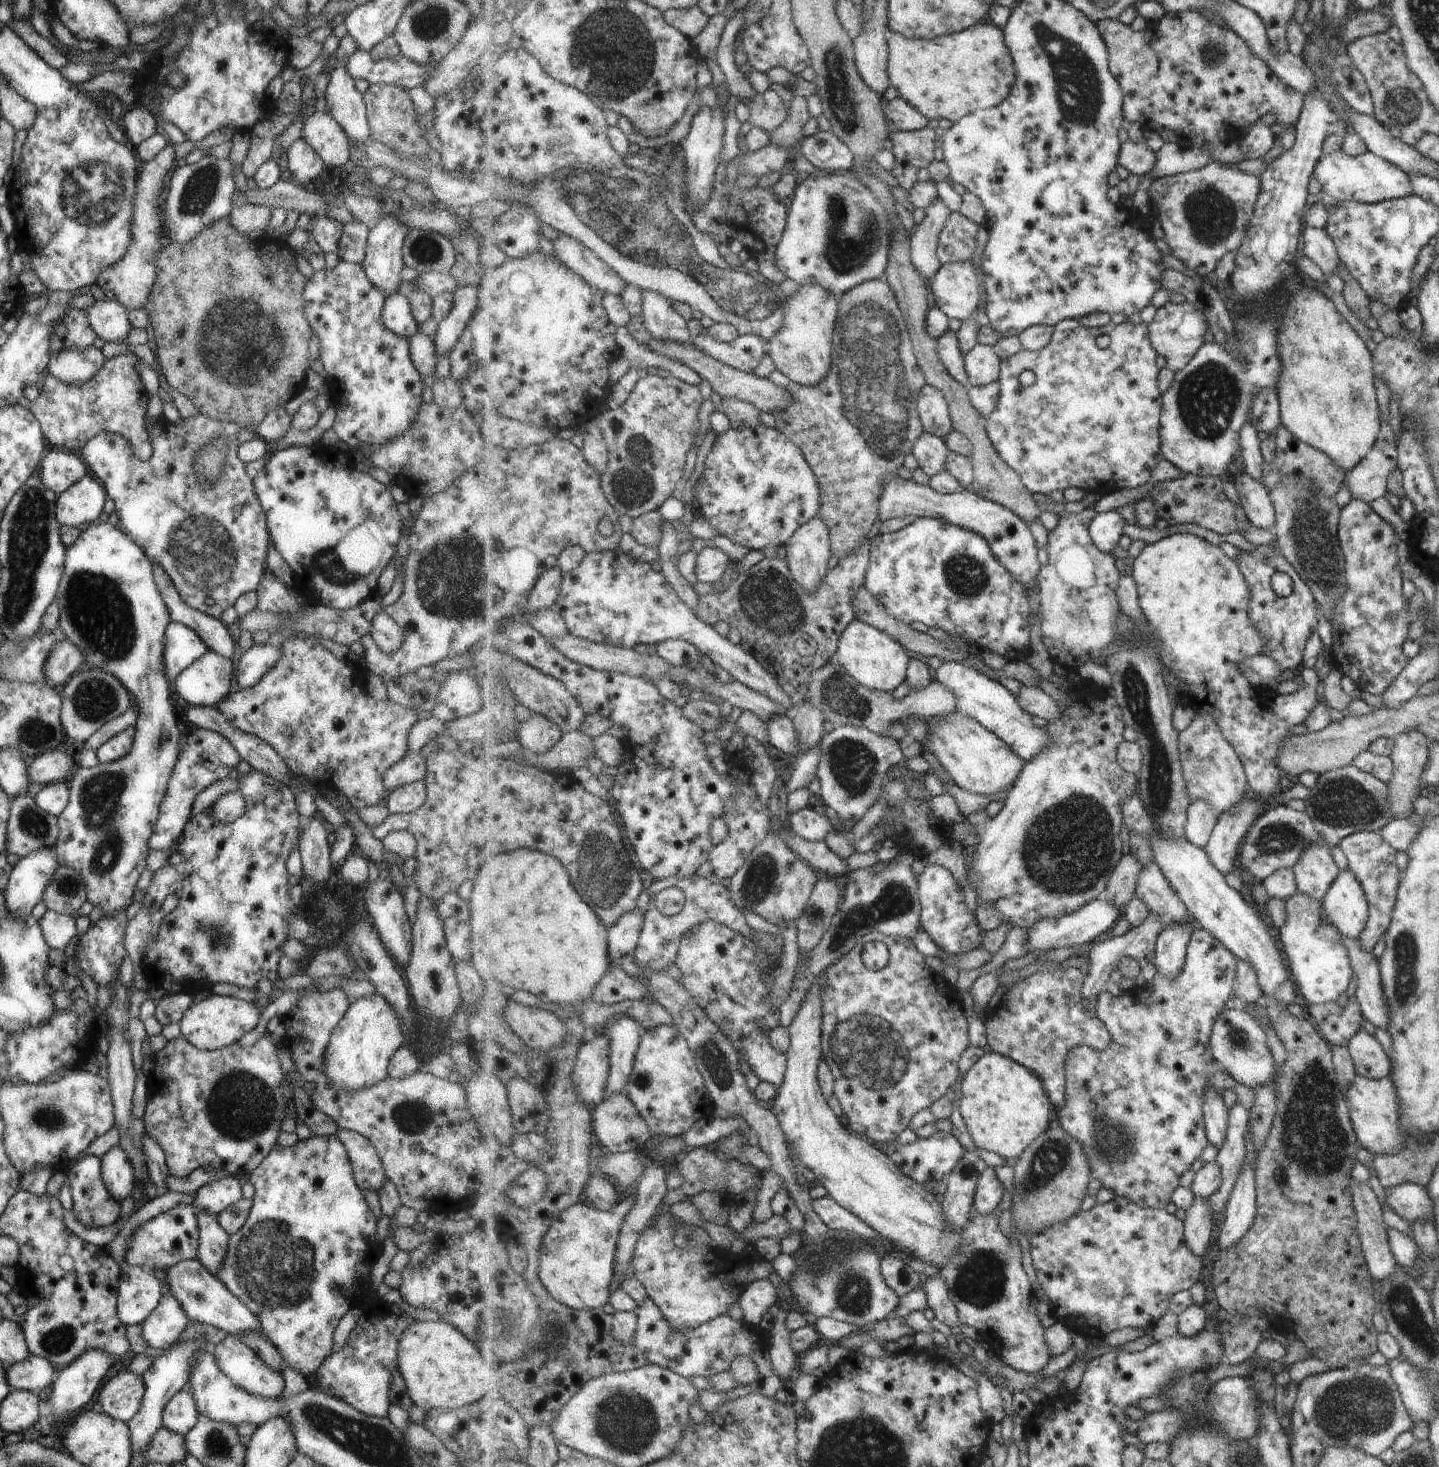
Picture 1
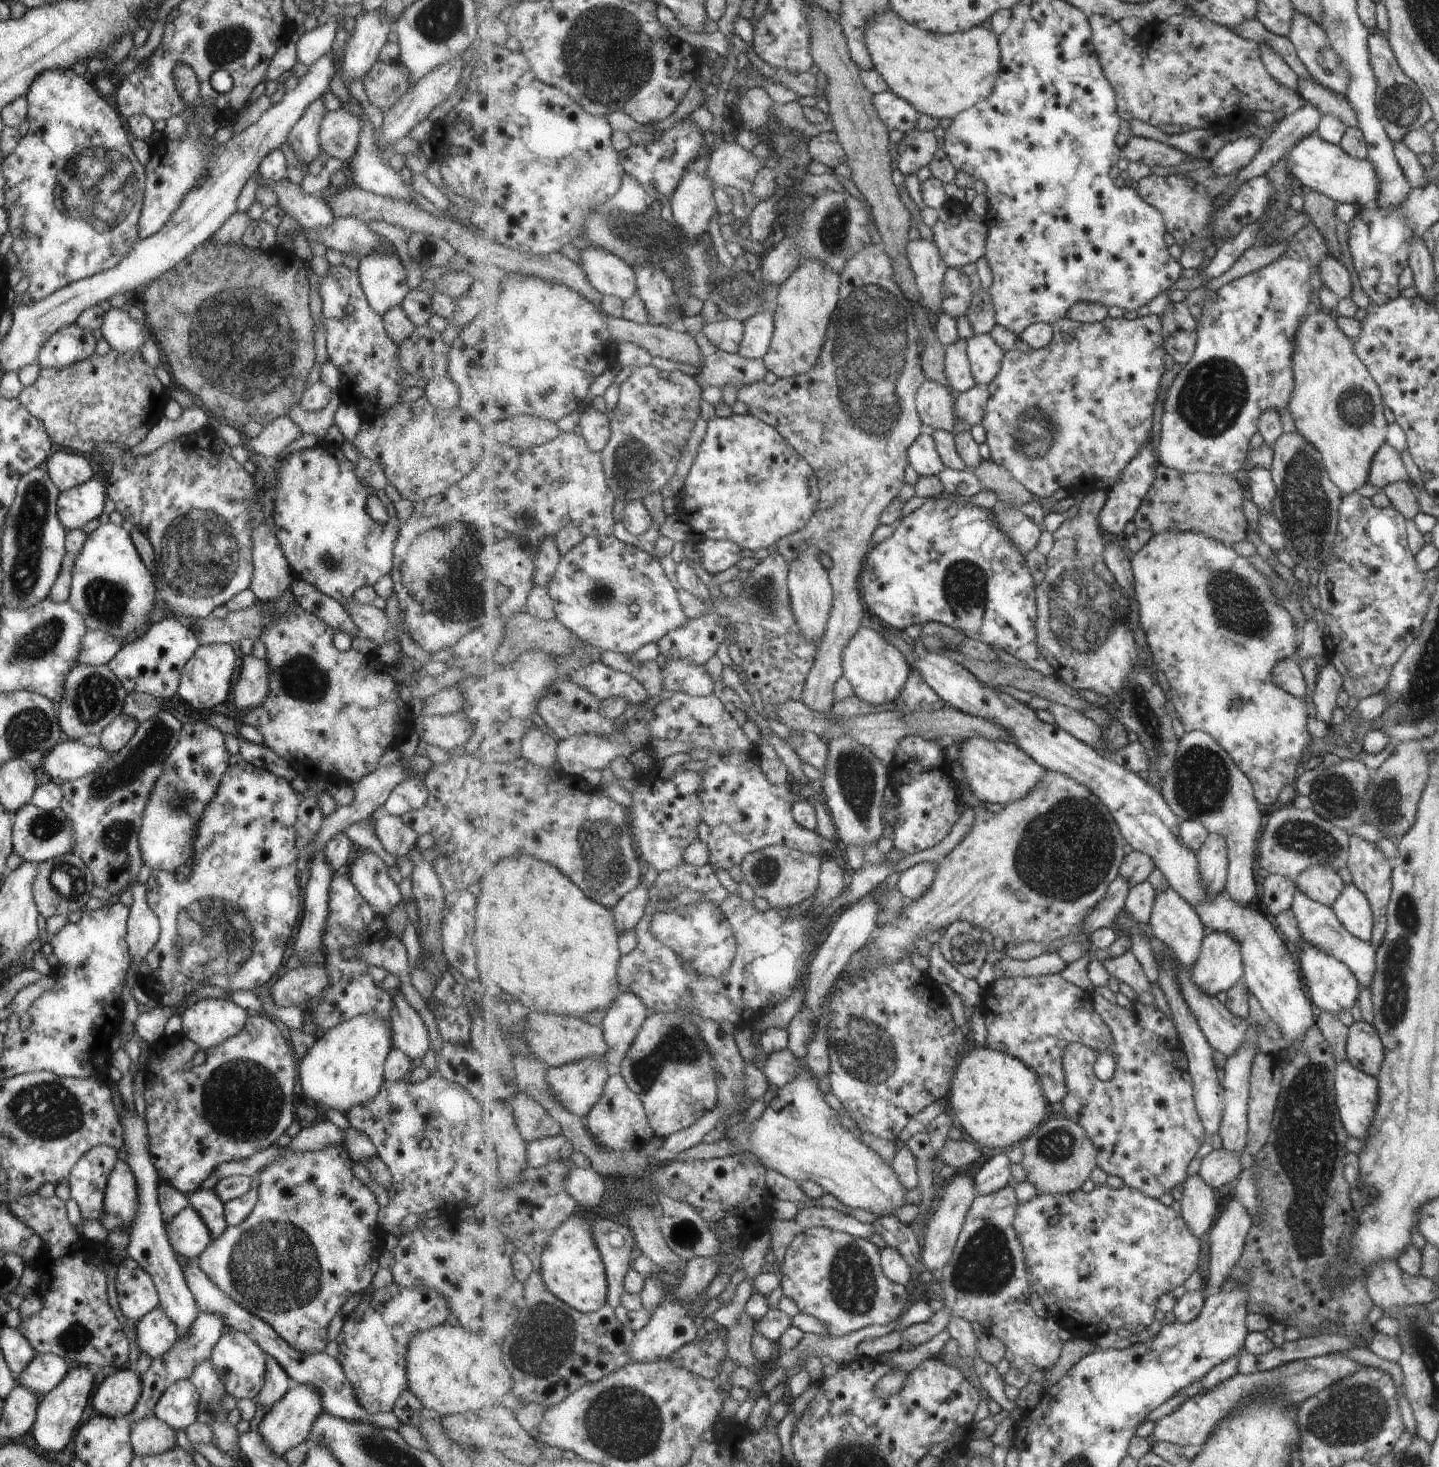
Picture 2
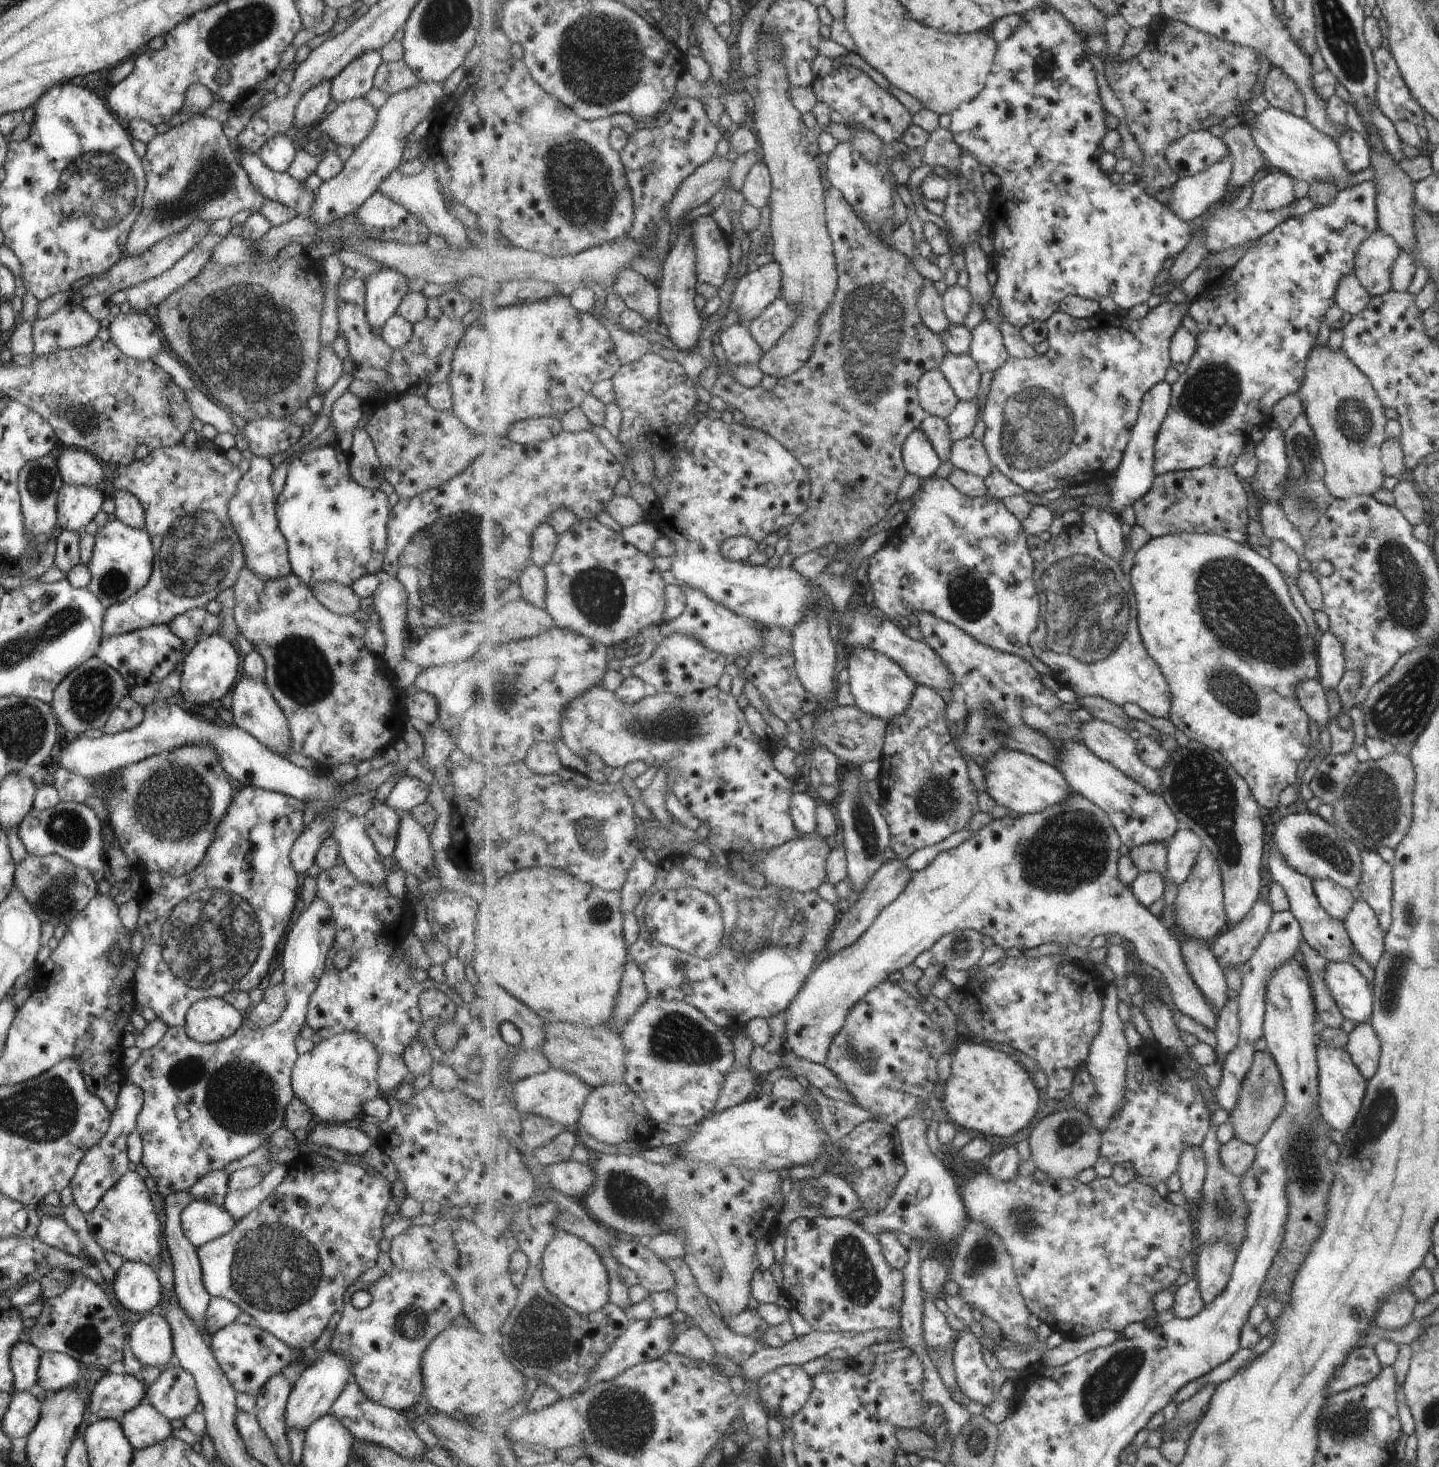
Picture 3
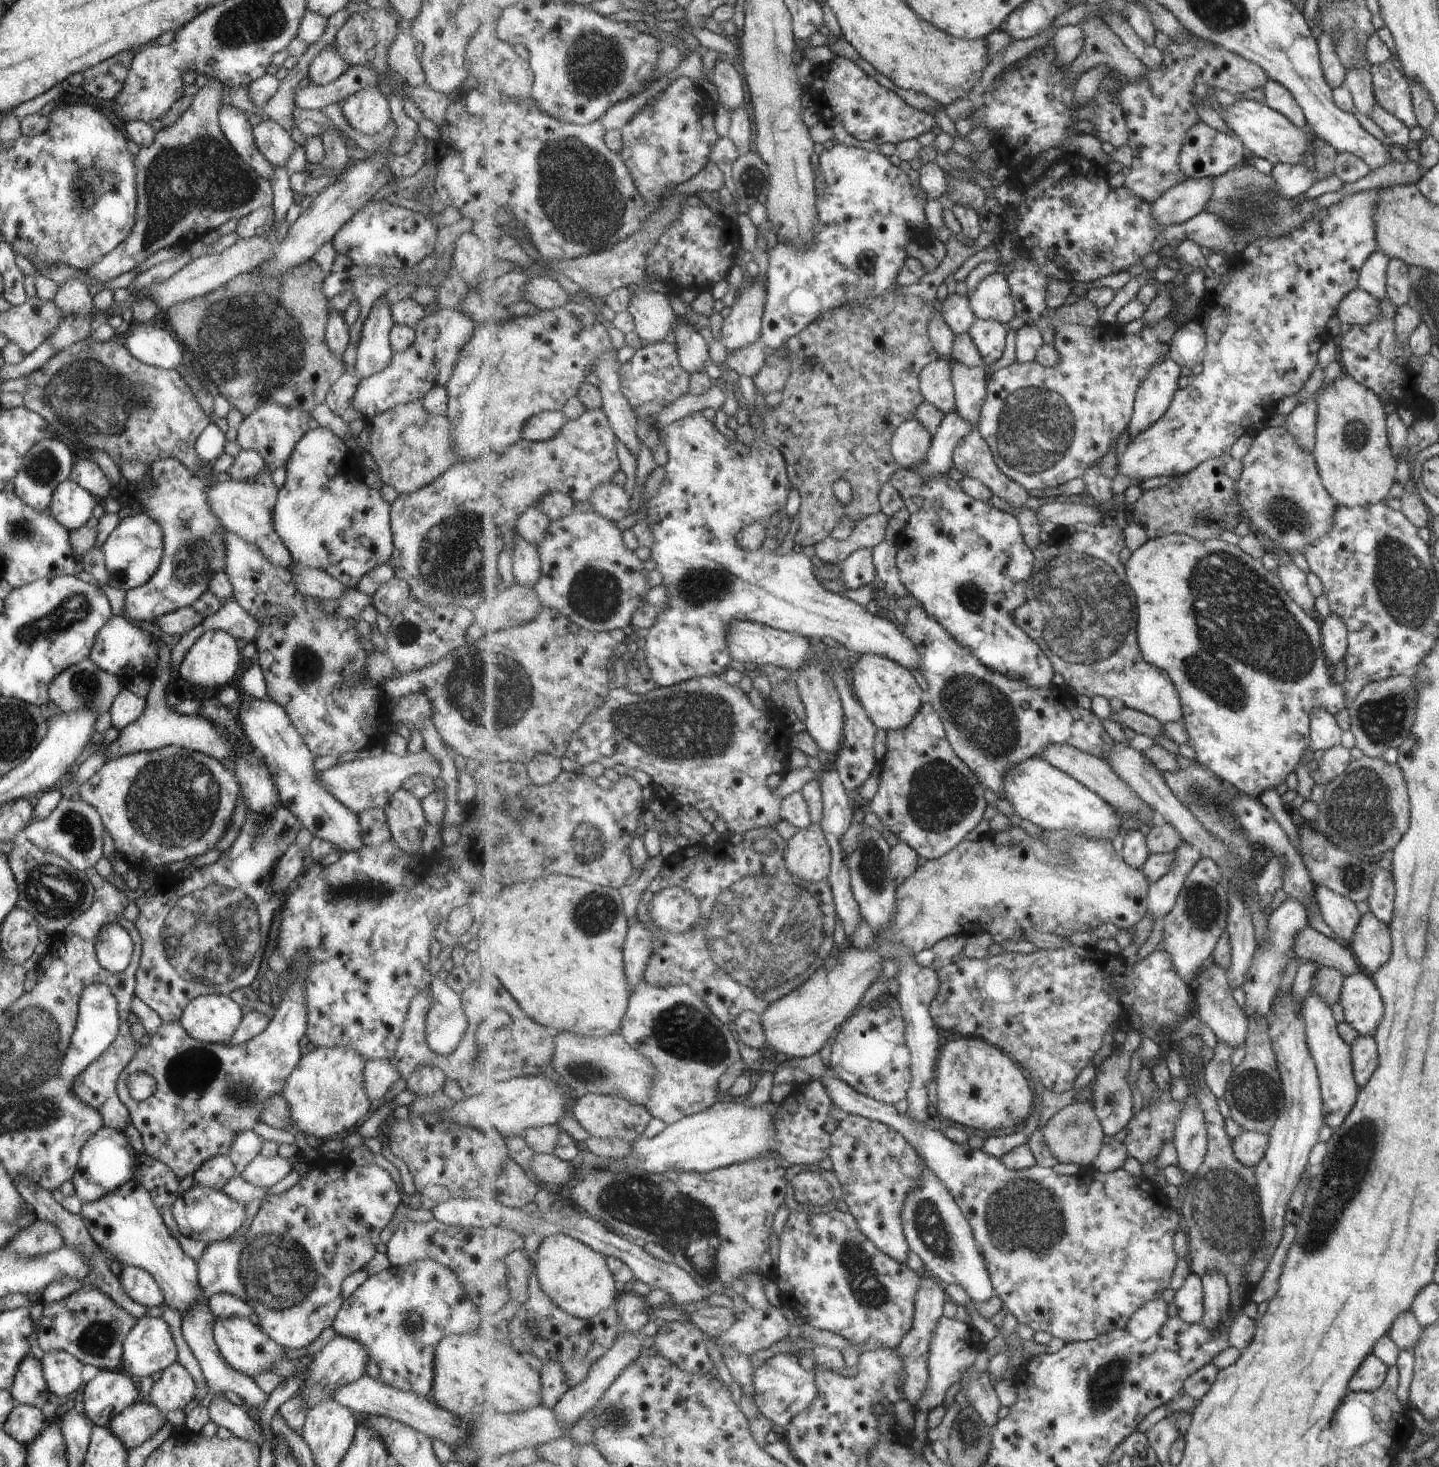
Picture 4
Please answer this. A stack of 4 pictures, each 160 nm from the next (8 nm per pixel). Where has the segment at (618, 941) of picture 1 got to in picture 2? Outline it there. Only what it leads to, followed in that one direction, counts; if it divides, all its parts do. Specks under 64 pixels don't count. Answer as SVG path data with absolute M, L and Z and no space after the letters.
M641 882L636 889L628 892L612 910L614 921L620 934L633 931L645 916L648 908L651 886Z

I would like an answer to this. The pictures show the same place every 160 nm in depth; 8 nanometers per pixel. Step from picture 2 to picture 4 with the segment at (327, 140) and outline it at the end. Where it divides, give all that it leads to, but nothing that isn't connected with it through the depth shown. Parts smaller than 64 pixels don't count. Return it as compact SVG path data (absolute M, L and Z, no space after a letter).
M377 86L365 87L349 95L341 106L341 114L353 130L369 135L382 130L390 118L387 99Z

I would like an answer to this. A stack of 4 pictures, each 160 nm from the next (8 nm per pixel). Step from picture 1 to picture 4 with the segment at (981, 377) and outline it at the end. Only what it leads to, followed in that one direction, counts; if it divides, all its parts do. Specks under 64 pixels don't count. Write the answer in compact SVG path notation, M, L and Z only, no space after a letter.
M979 318L970 328L968 333L980 350L987 368L1003 356L1005 344L1007 344L1007 330L1006 324L1001 324L993 319Z

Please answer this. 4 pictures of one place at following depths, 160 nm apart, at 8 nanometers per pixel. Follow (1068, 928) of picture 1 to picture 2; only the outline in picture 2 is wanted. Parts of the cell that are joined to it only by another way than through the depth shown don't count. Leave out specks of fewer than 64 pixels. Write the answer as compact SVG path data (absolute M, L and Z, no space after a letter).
M1119 876L1111 883L1110 890L1107 891L1106 898L1090 912L1089 918L1085 920L1084 933L1088 938L1101 930L1101 928L1111 928L1116 930L1118 918L1125 910L1124 906L1131 888L1127 879Z

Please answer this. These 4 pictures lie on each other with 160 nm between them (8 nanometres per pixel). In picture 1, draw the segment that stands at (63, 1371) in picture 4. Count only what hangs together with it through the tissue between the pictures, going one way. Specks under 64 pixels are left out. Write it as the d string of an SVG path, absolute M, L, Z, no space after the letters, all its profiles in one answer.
M29 1353L23 1360L4 1368L7 1384L12 1389L31 1391L36 1394L51 1382L53 1366L48 1360Z

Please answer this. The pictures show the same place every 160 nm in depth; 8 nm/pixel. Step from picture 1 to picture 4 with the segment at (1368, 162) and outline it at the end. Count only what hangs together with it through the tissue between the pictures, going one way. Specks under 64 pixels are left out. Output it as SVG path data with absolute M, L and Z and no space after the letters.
M1239 98L1235 104L1223 107L1222 110L1224 110L1227 124L1236 132L1237 137L1244 142L1247 149L1257 157L1265 158L1273 166L1276 164L1301 165L1305 150L1311 151L1313 155L1314 146L1307 140L1305 132L1267 103Z

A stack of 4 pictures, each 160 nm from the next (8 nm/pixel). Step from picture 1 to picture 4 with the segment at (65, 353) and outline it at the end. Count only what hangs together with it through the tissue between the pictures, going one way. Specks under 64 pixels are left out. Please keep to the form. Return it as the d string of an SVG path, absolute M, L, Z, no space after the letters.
M67 280L59 285L52 303L59 309L60 319L43 340L56 351L87 339L92 333L89 324L93 306L87 285L79 280Z

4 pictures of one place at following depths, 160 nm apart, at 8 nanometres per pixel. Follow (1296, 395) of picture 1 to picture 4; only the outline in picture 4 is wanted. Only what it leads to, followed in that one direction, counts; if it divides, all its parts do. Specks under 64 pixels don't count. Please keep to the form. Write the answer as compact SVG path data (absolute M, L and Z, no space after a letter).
M1341 372L1330 383L1319 387L1314 398L1316 406L1314 424L1314 447L1311 455L1314 463L1319 464L1319 476L1323 476L1323 484L1327 484L1327 492L1335 496L1335 504L1344 507L1372 505L1387 498L1389 488L1393 484L1396 459L1391 454L1386 433L1386 415L1383 403L1378 396L1355 382L1347 373Z

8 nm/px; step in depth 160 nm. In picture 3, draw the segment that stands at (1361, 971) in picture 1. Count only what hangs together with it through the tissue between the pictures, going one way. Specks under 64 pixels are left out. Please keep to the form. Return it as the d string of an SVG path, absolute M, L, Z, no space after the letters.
M1274 832L1267 840L1269 845L1268 856L1266 857L1266 866L1270 871L1273 878L1273 882L1279 884L1285 891L1288 900L1288 911L1296 918L1298 922L1300 933L1303 942L1308 948L1313 949L1321 958L1333 963L1349 963L1350 957L1354 952L1354 948L1350 943L1349 937L1345 932L1342 922L1337 919L1331 918L1322 908L1319 906L1317 899L1312 891L1311 880L1303 874L1295 872L1292 868L1289 868L1285 862L1283 862L1282 856L1276 851L1274 843Z

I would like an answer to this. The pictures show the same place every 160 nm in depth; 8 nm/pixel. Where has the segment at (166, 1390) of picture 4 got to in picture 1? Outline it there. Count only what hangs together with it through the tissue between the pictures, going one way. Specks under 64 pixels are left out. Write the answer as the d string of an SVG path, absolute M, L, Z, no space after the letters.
M185 1383L166 1403L162 1410L162 1425L171 1432L184 1435L197 1422L196 1402Z

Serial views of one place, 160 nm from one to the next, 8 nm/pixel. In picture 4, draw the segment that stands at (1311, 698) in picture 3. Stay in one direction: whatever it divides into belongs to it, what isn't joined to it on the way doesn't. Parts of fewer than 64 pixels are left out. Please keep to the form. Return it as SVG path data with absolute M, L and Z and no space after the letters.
M1324 708L1310 712L1310 749L1325 750L1339 745L1342 730L1337 727L1333 715Z

